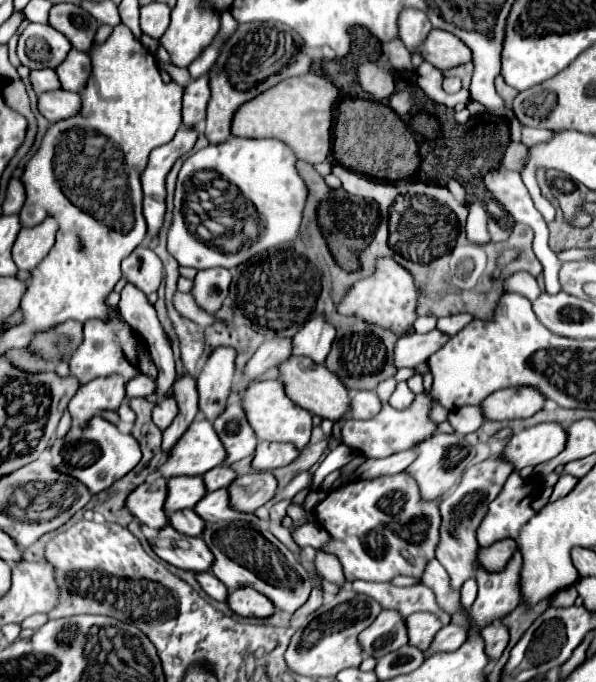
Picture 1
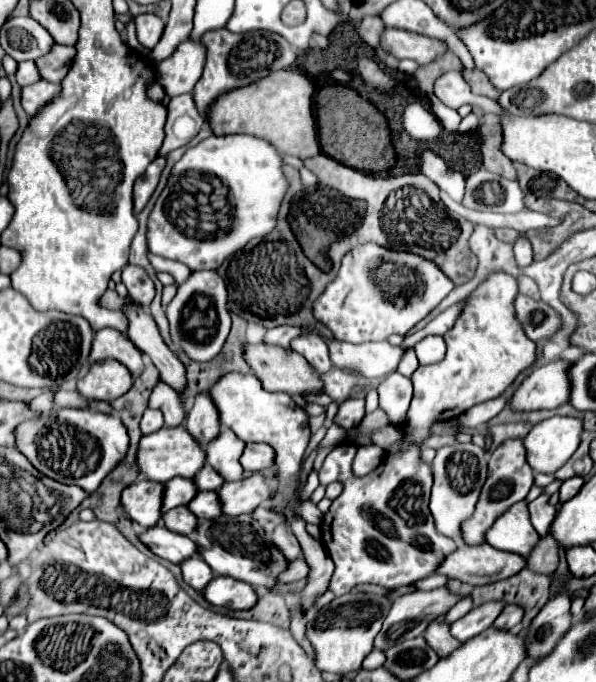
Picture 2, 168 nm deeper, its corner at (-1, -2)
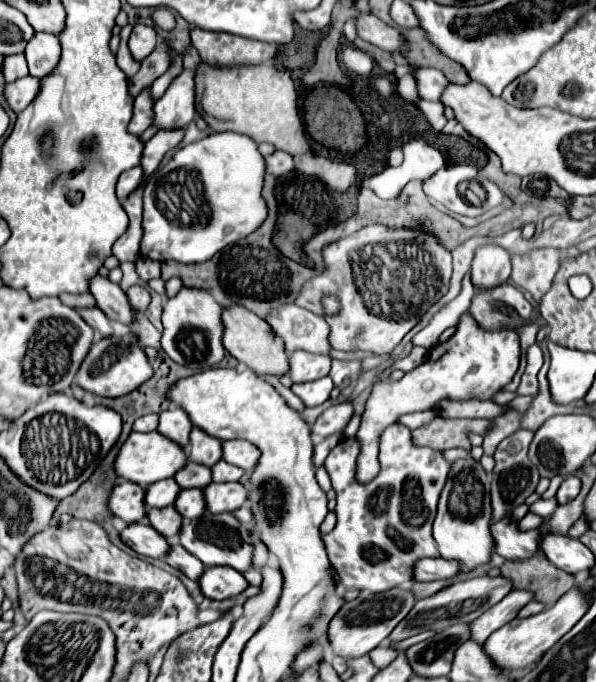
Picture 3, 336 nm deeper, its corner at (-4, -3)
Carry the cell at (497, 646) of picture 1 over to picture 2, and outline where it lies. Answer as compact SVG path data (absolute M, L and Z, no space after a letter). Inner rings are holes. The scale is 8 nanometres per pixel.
M507 605L507 607L501 611L499 619L493 623L493 627L495 627L495 629L511 631L521 619L523 619L523 609L517 607L517 605Z

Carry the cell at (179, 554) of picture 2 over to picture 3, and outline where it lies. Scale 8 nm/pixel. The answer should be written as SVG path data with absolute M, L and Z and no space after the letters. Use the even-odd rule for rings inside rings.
M134 522L120 532L120 540L140 556L162 558L168 552L168 542L146 522Z

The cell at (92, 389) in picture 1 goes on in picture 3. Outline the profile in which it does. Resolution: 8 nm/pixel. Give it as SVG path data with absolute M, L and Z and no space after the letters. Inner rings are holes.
M136 334L126 336L108 336L92 344L88 358L84 358L84 364L80 364L80 372L76 374L78 386L84 390L98 394L98 396L124 396L136 390L140 384L144 384L148 378L152 378L152 366L144 354L144 350L138 344ZM136 342L136 344L130 344Z

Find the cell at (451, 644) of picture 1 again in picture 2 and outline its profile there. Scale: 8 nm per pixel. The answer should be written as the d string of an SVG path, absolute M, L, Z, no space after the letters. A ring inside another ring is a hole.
M497 601L497 603L485 603L485 605L481 605L481 607L471 609L465 617L457 619L455 623L451 623L451 635L453 635L457 641L465 643L467 639L471 639L471 637L479 635L481 631L489 629L489 627L493 625L493 621L497 619L497 615L501 613L503 607L505 607L505 605L501 605L501 603Z

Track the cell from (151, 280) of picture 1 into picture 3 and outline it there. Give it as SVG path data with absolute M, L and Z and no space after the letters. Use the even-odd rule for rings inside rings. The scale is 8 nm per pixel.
M132 286L132 288L128 288L126 296L128 296L132 308L136 308L136 310L140 310L140 312L144 312L144 310L148 308L148 304L150 304L150 294L148 294L148 290L142 288L142 286Z

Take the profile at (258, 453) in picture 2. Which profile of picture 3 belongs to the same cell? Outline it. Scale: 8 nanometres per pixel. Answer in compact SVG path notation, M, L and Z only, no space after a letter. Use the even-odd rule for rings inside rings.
M226 440L222 442L222 458L242 470L252 470L260 458L260 450L246 440Z

